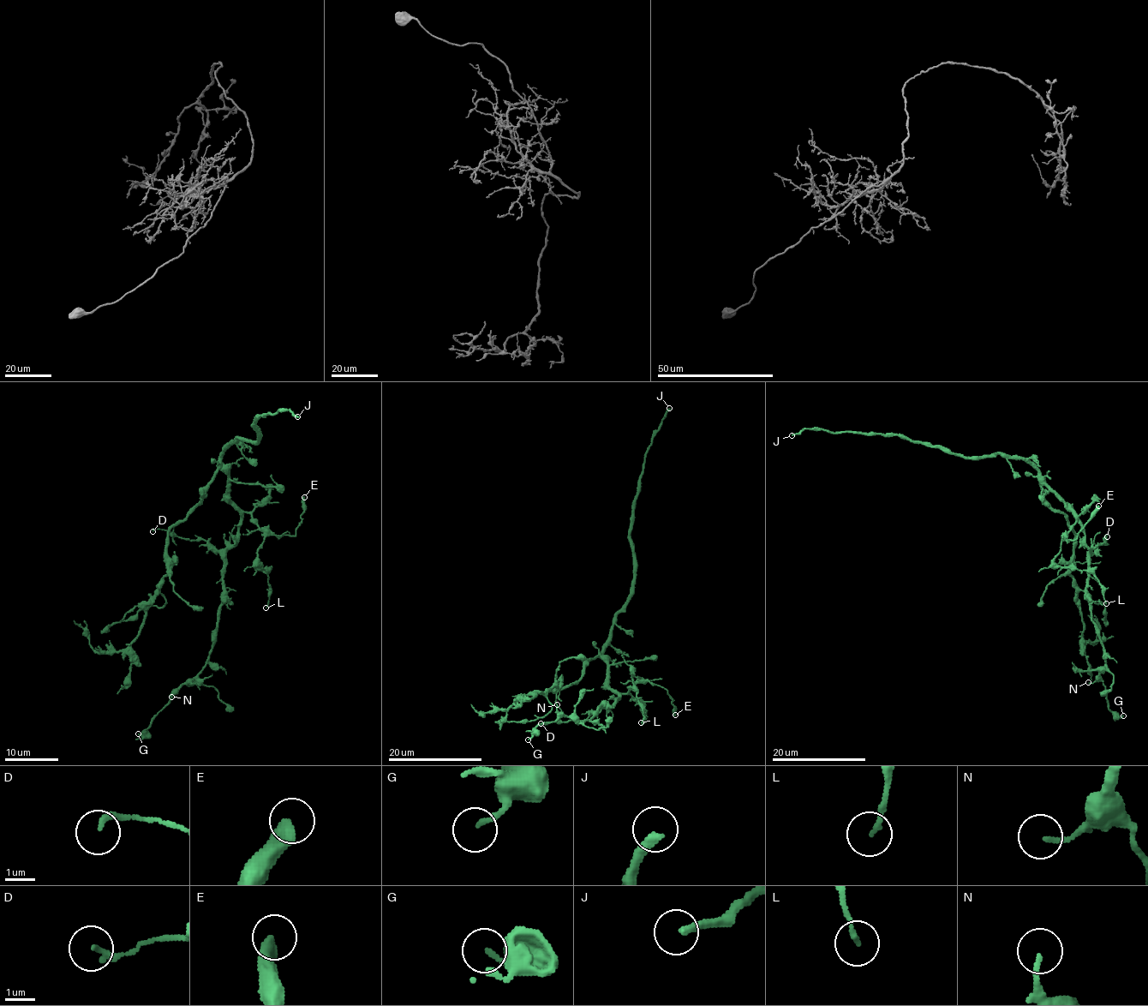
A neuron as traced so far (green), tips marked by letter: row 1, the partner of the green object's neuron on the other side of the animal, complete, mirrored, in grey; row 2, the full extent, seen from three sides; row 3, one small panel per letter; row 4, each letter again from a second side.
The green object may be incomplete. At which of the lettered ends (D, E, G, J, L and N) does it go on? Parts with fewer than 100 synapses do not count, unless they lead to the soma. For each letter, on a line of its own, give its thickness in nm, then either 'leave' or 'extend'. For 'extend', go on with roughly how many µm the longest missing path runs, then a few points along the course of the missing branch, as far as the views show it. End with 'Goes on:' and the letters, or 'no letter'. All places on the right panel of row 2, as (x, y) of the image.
D: calibre 180 nm; leave
E: calibre 440 nm; leave
G: calibre 170 nm; leave
J: calibre 320 nm; extend; missing 200 µm
L: calibre 170 nm; leave
N: calibre 150 nm; leave
Goes on: J

